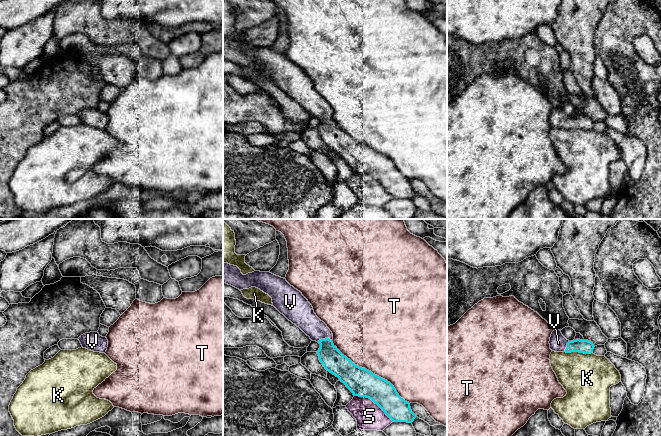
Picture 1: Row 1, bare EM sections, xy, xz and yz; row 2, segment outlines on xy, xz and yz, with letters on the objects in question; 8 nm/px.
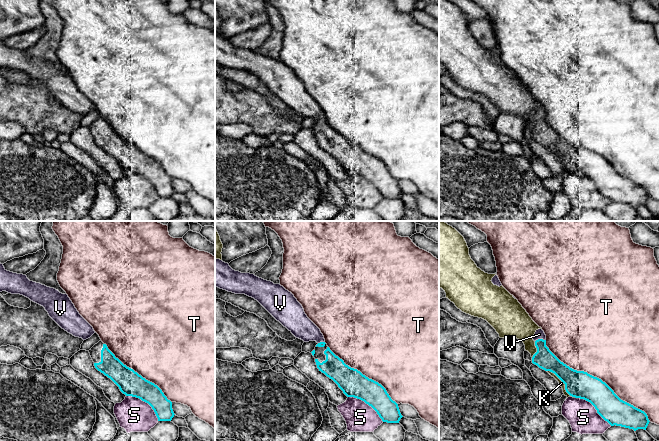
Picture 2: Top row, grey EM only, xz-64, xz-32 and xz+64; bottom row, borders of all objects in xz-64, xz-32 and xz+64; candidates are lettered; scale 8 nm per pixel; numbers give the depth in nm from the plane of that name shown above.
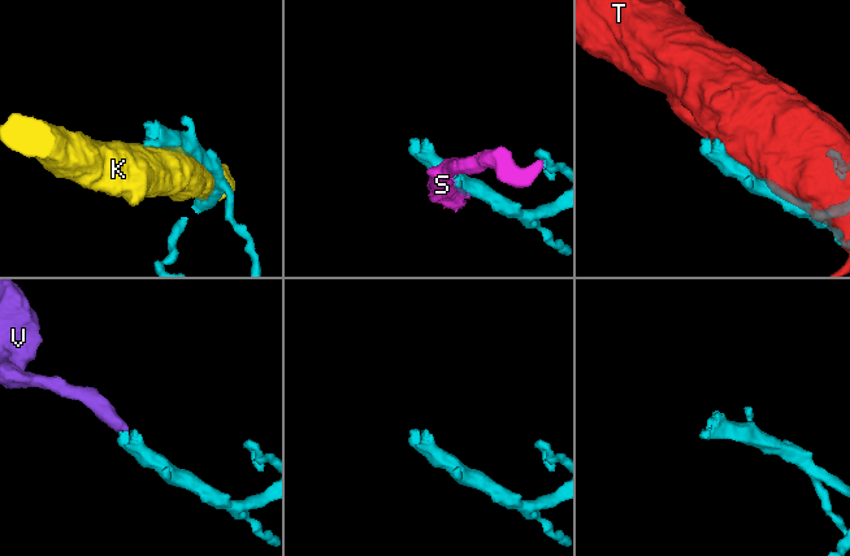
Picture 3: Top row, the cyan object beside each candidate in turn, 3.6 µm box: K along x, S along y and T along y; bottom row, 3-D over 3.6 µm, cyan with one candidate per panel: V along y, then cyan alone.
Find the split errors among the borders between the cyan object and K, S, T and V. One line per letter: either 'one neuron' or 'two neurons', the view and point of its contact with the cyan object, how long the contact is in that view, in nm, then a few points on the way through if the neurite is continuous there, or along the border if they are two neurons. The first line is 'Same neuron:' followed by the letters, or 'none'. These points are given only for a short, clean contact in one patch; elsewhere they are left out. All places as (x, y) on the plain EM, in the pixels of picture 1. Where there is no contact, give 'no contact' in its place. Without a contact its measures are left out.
Same neuron: V
K: two neurons | yz (579, 128) | 220 nm
S: two neurons | xz (374, 178) | 380 nm
T: two neurons | xz (370, 147) | 800 nm
V: one neuron | xz (325, 114) | 120 nm | across xz (332, 135), (327, 128), (325, 114), (303, 92)

